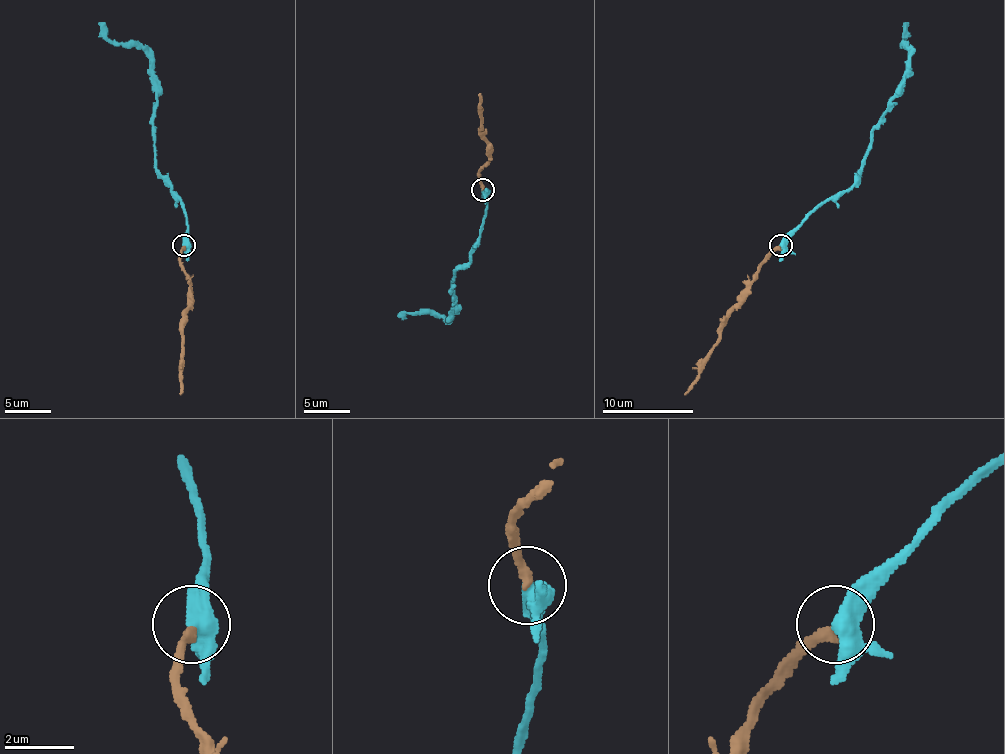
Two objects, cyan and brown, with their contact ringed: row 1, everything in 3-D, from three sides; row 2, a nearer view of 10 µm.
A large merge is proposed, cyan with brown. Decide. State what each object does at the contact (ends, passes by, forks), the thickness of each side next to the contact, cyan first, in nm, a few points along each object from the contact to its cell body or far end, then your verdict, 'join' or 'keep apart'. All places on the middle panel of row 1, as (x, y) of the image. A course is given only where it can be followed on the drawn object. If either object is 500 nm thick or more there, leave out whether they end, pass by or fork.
cyan forks there; brown ends there; 400 nm thick on the cyan side, 280 nm on the other; cyan runs (483, 189), (486, 218), (479, 246), (458, 268), (451, 289), (456, 307), (449, 316), (397, 314); brown runs (483, 189), (479, 173), (488, 163), (488, 143), (481, 136), (479, 93); join

